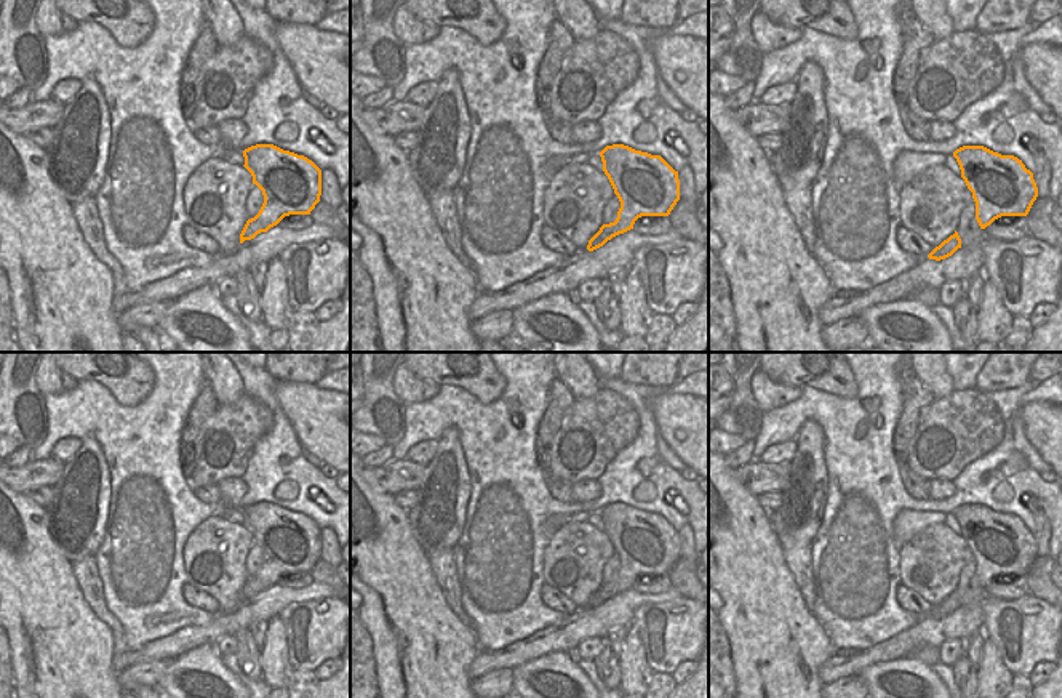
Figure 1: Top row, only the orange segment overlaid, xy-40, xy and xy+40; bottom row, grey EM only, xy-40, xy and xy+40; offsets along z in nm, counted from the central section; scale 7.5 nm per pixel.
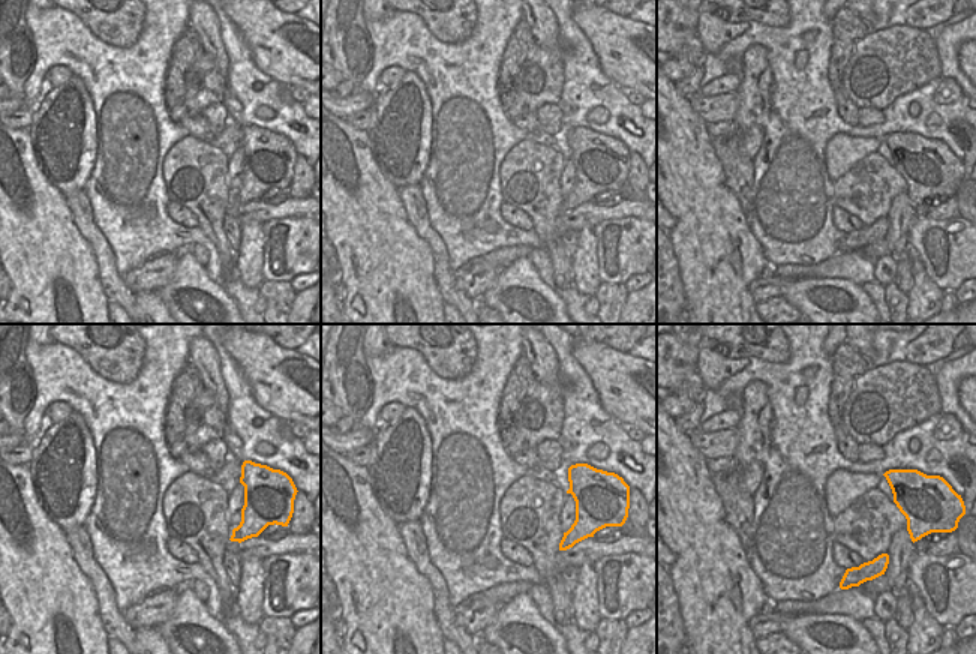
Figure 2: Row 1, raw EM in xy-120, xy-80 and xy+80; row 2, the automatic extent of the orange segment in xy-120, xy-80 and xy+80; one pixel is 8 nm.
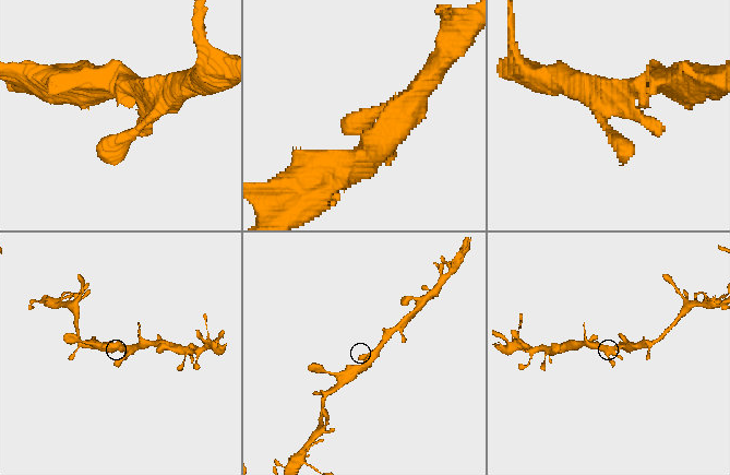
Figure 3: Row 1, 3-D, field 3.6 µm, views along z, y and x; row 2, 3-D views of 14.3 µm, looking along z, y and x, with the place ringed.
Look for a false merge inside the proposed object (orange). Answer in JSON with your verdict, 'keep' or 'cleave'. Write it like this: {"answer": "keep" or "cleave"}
{"answer": "keep"}

